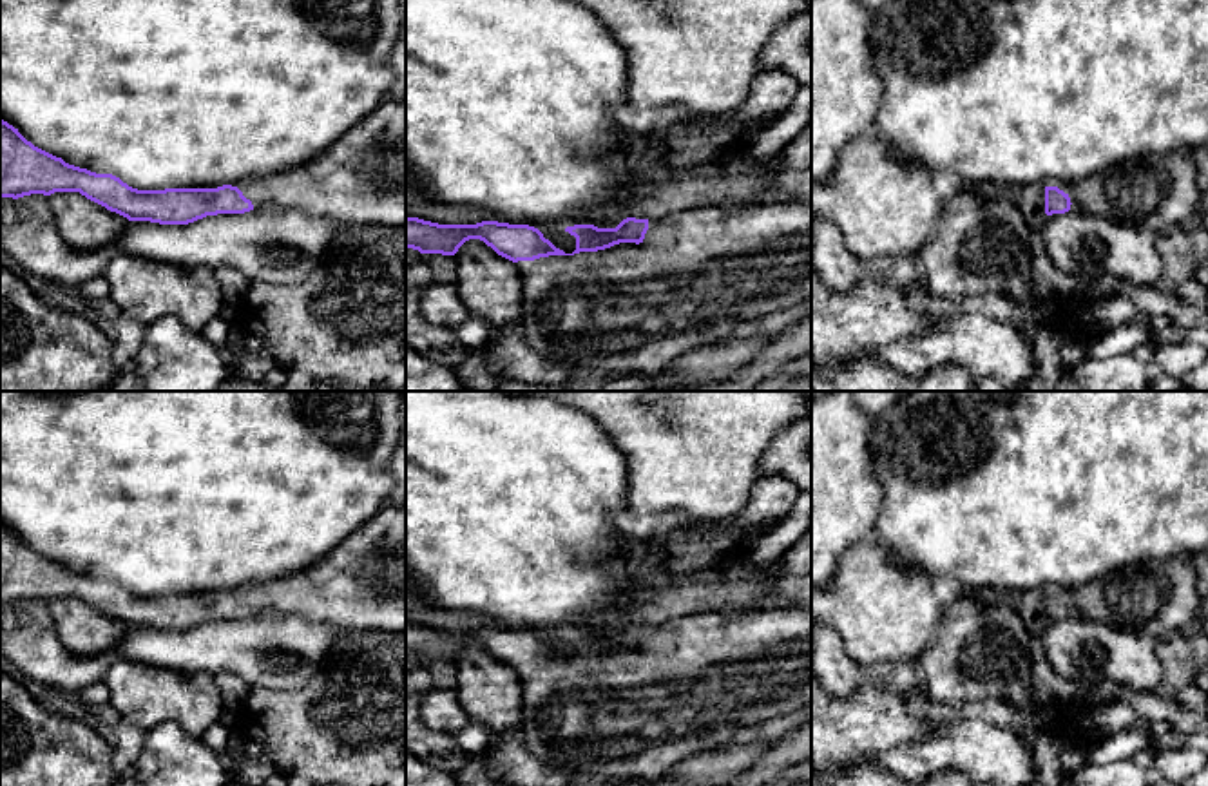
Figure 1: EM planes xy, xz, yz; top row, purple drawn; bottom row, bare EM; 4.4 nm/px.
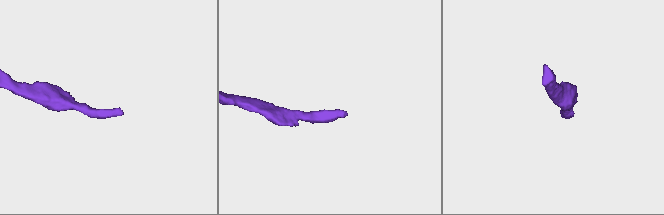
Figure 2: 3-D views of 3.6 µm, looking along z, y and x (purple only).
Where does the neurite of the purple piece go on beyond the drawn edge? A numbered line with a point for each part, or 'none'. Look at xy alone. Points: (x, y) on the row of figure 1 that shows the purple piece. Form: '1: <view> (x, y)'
1: xy (361, 178)

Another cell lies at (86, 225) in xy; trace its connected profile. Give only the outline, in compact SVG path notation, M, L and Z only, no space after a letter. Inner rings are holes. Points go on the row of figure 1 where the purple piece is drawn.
M54 192L47 197L60 235L78 252L92 252L114 243L129 225L127 217L80 192Z

